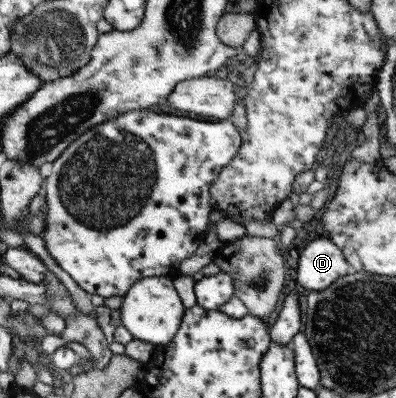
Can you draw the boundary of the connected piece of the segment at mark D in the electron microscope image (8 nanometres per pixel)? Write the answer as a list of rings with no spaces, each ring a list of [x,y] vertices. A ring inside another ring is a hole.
[[[318,237],[299,255],[296,279],[307,290],[322,291],[348,273],[342,250],[328,237]]]

